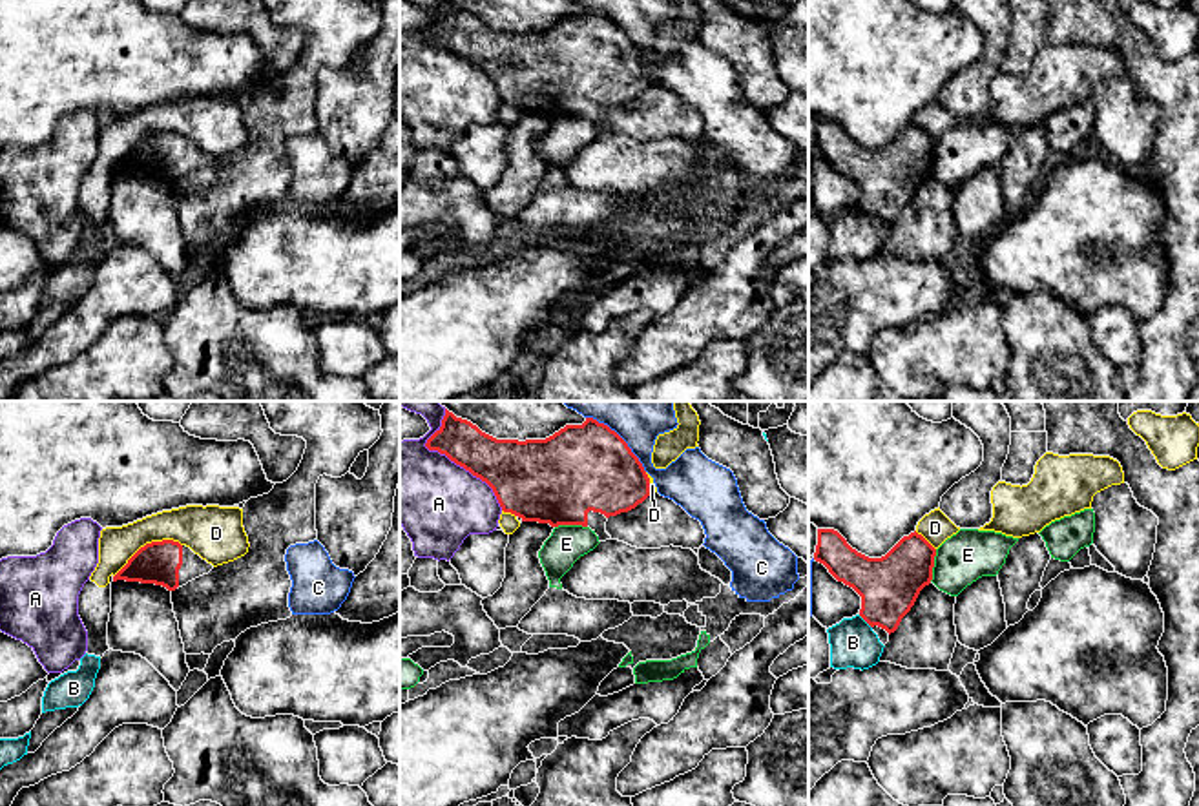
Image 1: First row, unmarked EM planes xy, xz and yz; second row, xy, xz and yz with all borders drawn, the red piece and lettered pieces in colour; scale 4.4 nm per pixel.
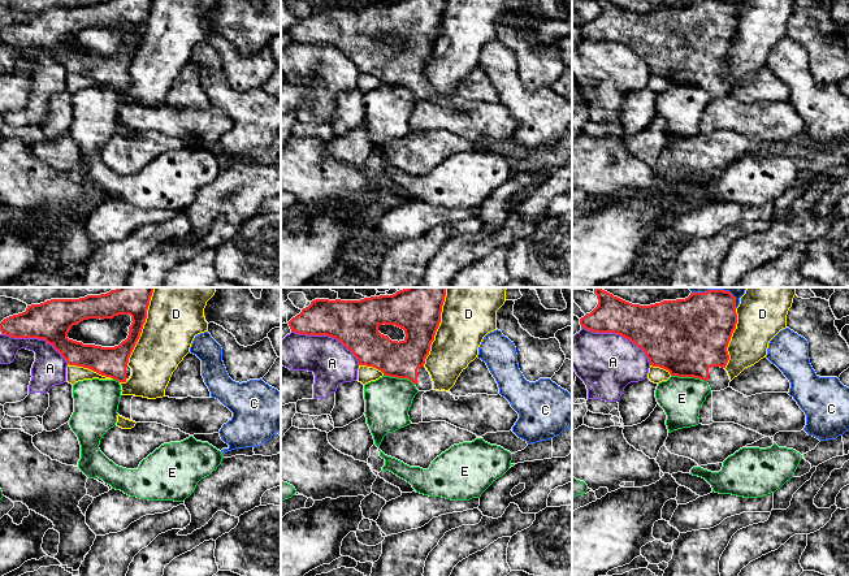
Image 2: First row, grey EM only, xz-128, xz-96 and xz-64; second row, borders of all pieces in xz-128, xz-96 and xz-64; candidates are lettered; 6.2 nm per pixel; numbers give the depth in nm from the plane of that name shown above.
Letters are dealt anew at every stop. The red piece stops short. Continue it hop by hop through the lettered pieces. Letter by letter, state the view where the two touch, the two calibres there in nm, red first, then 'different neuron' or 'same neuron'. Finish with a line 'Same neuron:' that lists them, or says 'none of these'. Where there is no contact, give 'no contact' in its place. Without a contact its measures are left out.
A: meets red in xz; 240 nm thick on the red side, 380 nm on the other; different neuron
B: meets red in yz; 260 nm thick on the red side, 200 nm on the other; different neuron
C: meets red in xz; 380 nm thick on the red side, 180 nm on the other; different neuron
D: meets red in xy; 190 nm thick on the red side, 200 nm on the other; different neuron
E: meets red in xz; 380 nm thick on the red side, 160 nm on the other; different neuron
Same neuron: none of these

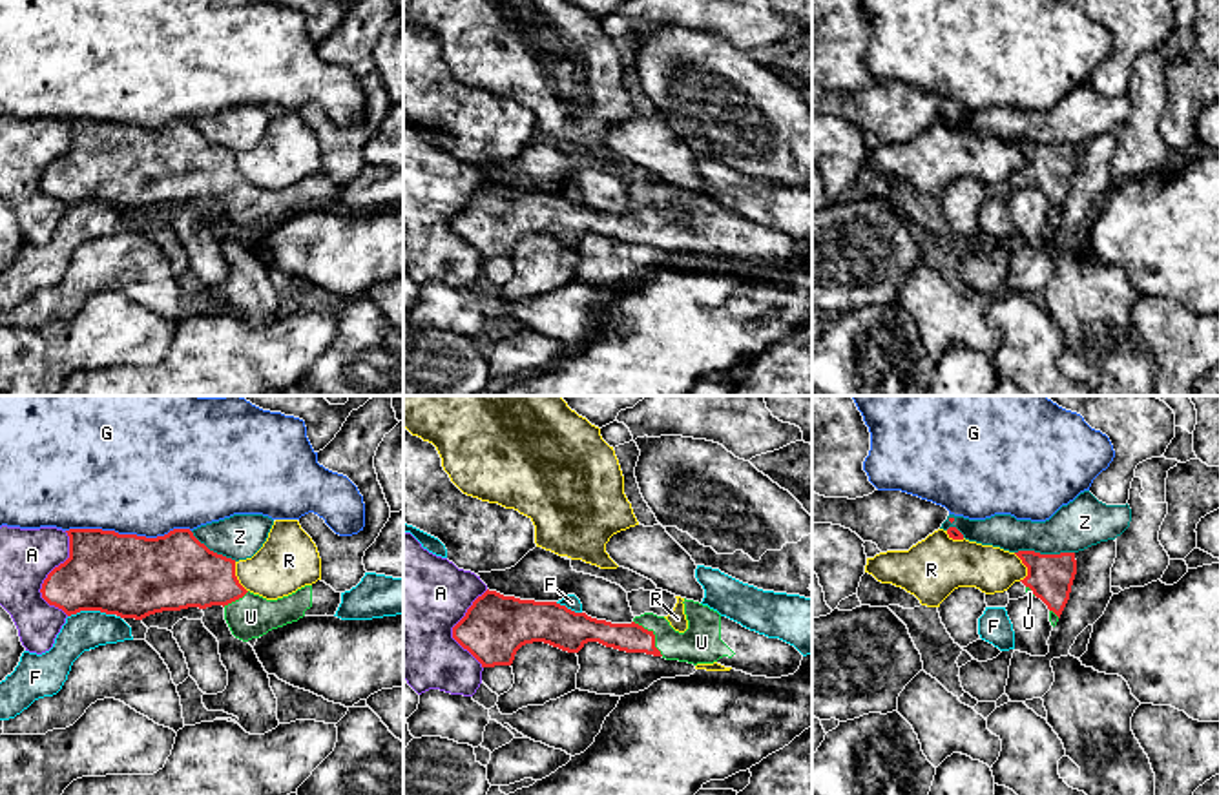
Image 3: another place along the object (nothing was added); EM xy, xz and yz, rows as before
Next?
A: meets red in xy; 340 nm thick on the red side, 240 nm on the other; different neuron
F: meets red in xy; 360 nm thick on the red side, 170 nm on the other; different neuron
G: meets red in xy; 360 nm thick on the red side, 500 nm on the other; different neuron
R: meets red in yz; 200 nm thick on the red side, 200 nm on the other; different neuron
U: meets red in xz; 130 nm thick on the red side, 180 nm on the other; same neuron
Z: meets red in yz; 200 nm thick on the red side, 220 nm on the other; different neuron
Same neuron: U

